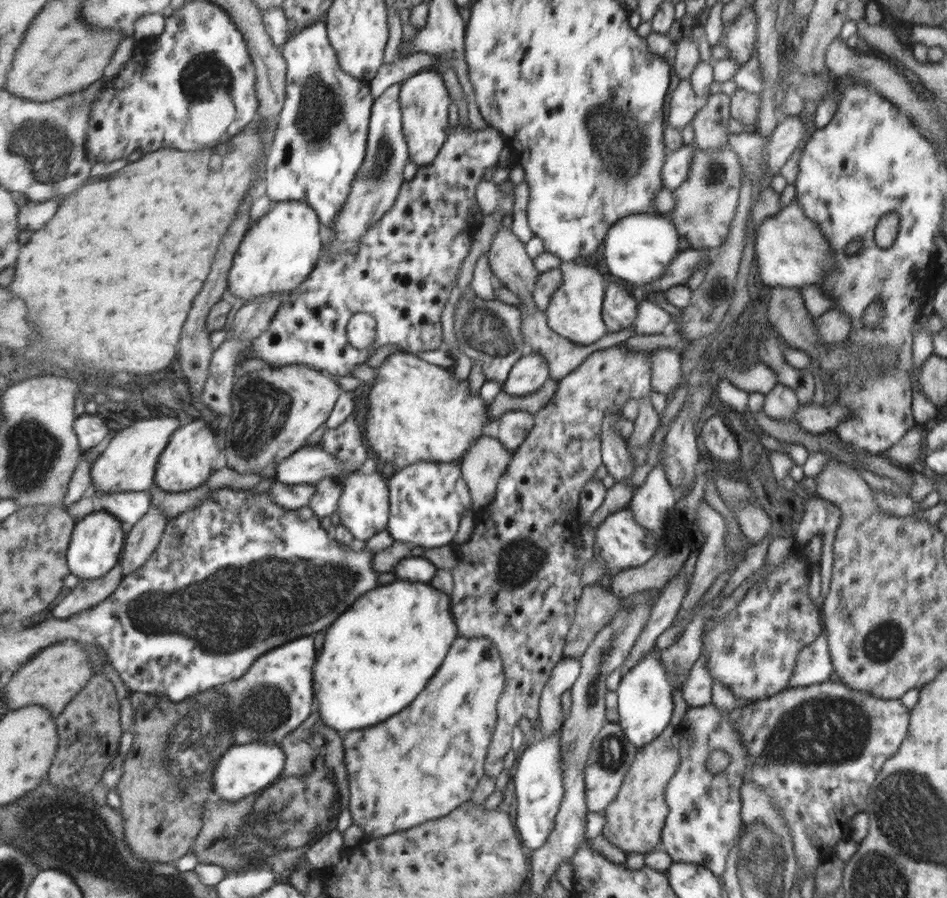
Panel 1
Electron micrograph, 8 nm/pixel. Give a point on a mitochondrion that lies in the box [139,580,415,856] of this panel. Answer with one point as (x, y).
(179, 766)

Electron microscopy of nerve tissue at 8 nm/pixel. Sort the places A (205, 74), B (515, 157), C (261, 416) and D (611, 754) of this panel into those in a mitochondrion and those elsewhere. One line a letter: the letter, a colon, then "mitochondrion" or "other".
A: mitochondrion
B: other
C: mitochondrion
D: mitochondrion

